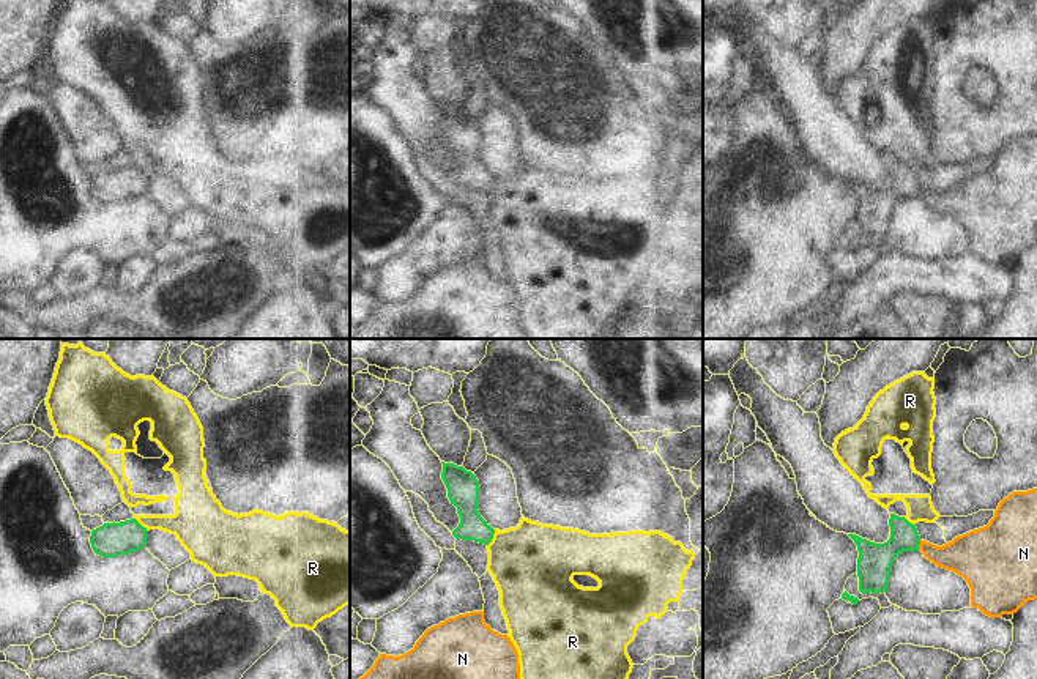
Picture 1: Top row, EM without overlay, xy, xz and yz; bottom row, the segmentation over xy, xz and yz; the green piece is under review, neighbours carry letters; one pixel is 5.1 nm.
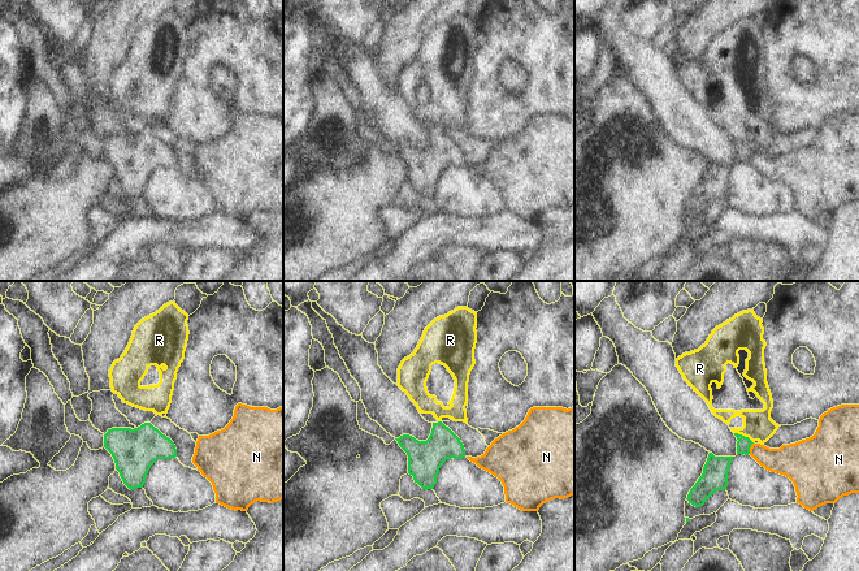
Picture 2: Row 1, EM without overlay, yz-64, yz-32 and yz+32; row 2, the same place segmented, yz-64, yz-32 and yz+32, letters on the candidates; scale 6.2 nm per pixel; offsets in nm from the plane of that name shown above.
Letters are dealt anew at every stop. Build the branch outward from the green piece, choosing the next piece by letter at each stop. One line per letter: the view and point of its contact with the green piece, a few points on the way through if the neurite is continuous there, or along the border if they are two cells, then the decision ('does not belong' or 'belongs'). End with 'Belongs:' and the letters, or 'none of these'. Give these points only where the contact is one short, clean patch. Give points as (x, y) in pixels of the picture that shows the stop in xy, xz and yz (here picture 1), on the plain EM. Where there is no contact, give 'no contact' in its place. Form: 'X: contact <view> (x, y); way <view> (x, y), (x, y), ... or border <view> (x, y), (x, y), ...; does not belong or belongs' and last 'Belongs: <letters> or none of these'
N: contact yz (919, 191); way yz (875, 208), (897, 191), (919, 191), (936, 202), (966, 202); belongs
R: contact xz (492, 185); border xz (495, 177), (487, 192); does not belong
Belongs: N

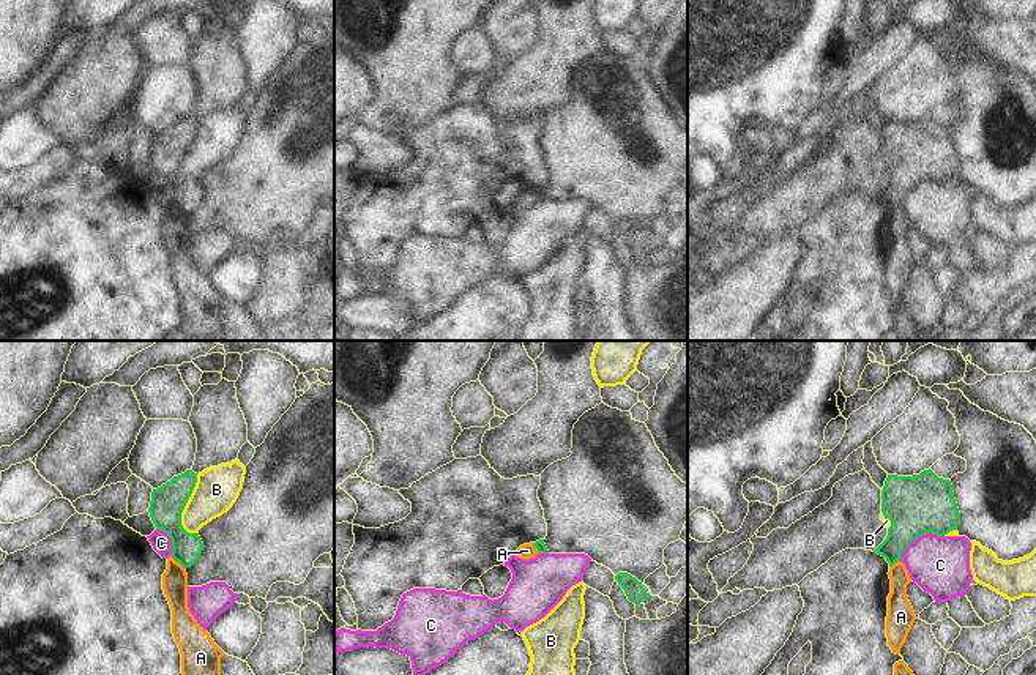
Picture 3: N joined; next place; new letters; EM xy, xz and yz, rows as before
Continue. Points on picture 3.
A: contact xy (178, 208); border xy (171, 202), (185, 215); does not belong
B: contact xy (185, 152); does not belong
C: contact yz (918, 183); does not belong
Belongs: none of these

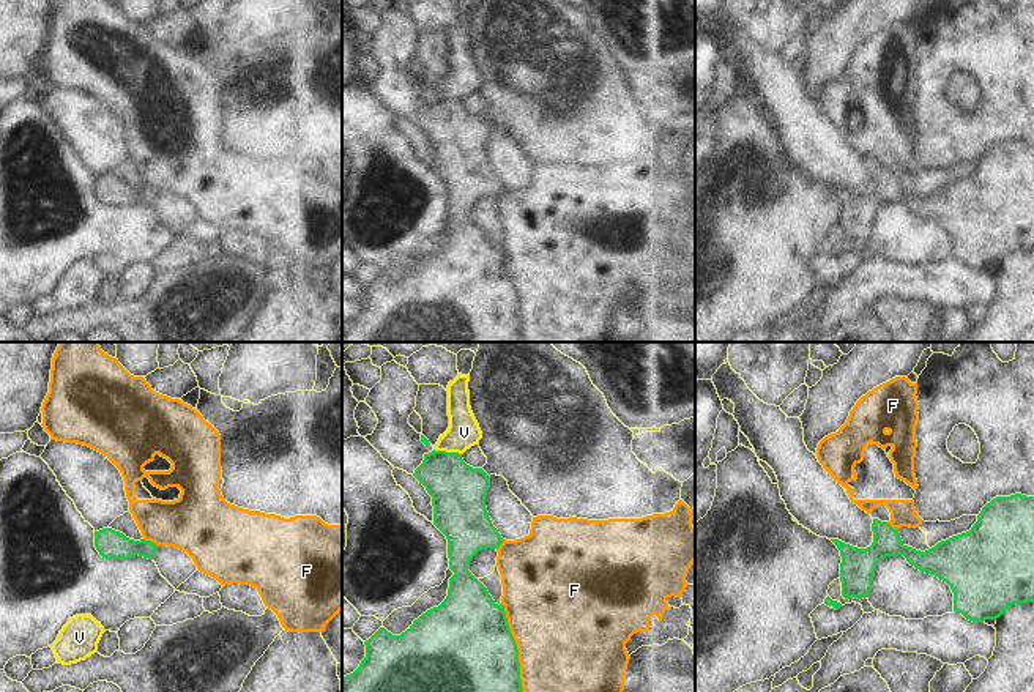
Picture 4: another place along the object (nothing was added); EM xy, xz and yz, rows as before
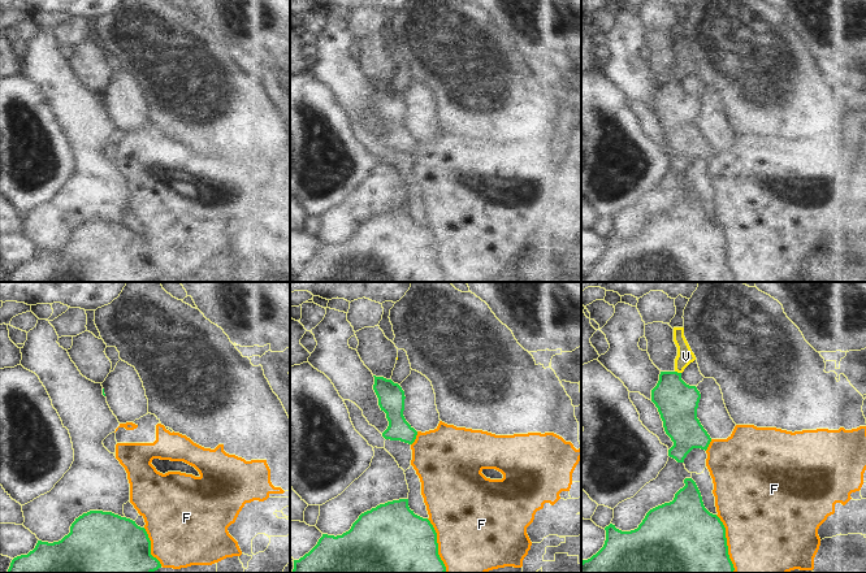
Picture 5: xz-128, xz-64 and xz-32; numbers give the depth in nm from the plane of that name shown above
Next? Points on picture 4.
F: contact xz (516, 295); does not belong
V: contact xz (448, 100); does not belong
Belongs: none of these

